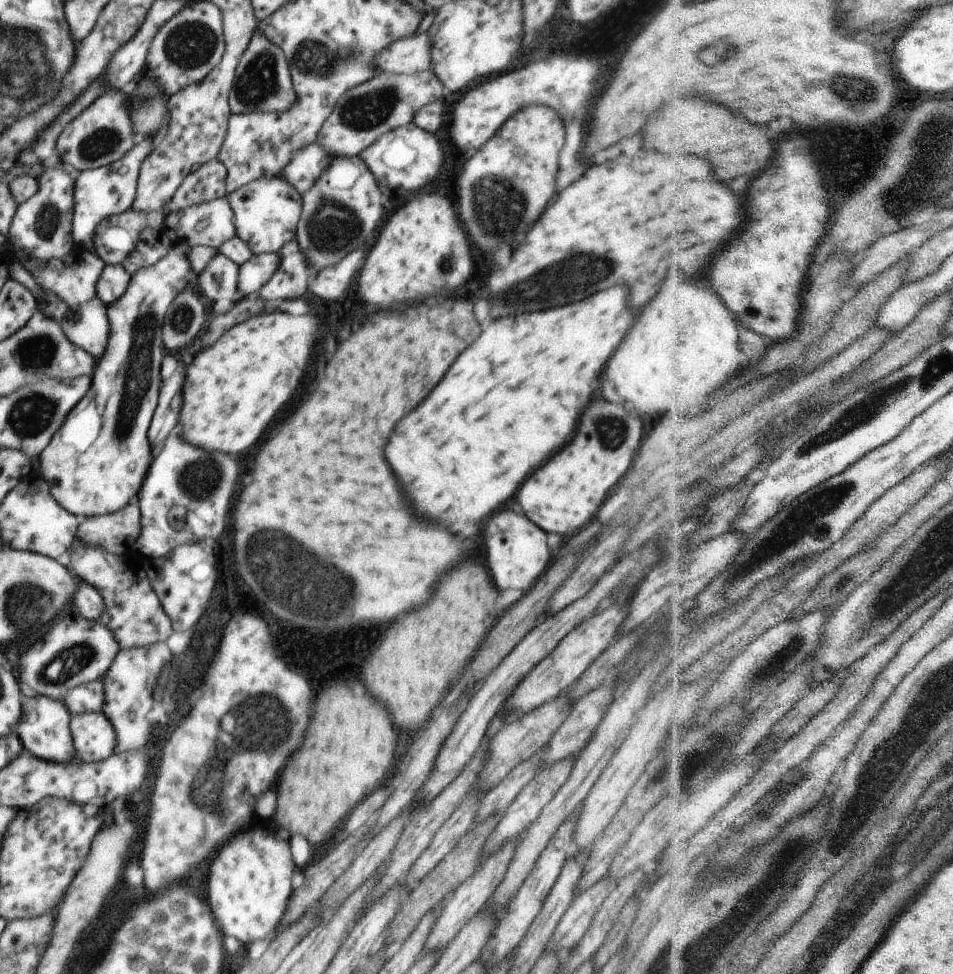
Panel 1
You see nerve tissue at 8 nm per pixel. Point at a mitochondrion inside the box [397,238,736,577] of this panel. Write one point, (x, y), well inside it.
(570, 277)

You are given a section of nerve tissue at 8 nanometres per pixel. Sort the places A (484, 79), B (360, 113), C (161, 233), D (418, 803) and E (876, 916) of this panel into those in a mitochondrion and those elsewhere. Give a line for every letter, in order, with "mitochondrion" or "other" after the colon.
A: other
B: mitochondrion
C: other
D: other
E: mitochondrion

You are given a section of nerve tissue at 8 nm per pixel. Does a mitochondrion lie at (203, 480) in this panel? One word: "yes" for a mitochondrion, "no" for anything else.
yes

